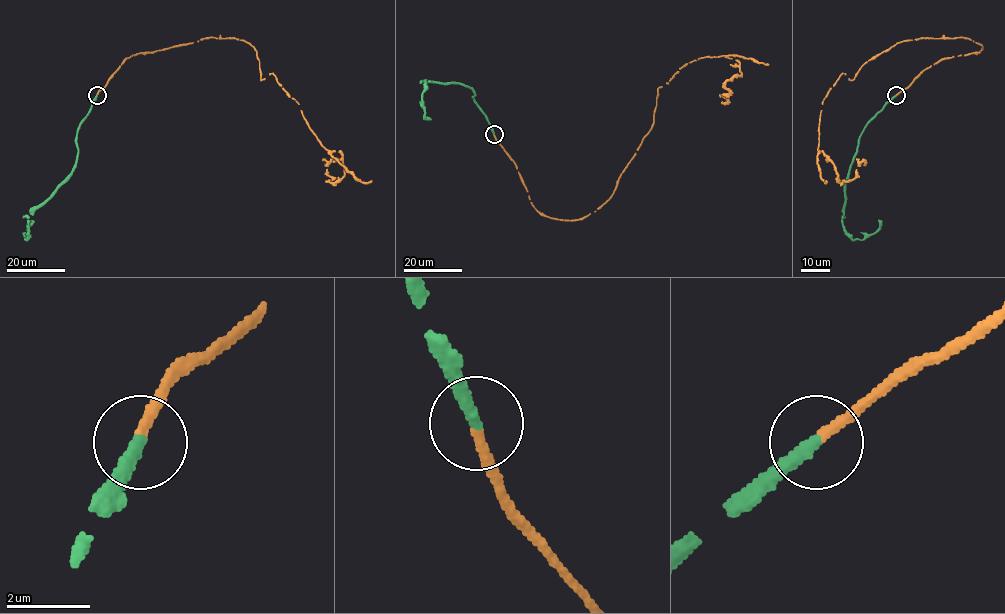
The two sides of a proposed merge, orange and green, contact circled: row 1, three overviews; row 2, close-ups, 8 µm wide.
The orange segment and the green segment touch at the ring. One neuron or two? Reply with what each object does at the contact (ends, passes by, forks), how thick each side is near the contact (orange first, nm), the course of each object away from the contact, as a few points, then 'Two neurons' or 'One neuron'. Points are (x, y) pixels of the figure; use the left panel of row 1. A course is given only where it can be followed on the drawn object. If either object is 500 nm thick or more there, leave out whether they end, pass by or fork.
At the ring orange ends. At the ring green ends. Thickness 240 nm (orange) against 320 nm. Course of orange: (97, 95), (134, 55), (244, 40), (260, 80), (275, 76), (344, 175), (329, 183), (325, 164). Course of green: (97, 95), (78, 129), (78, 153), (71, 175), (30, 214), (29, 237), (25, 239), (33, 220). One neuron

